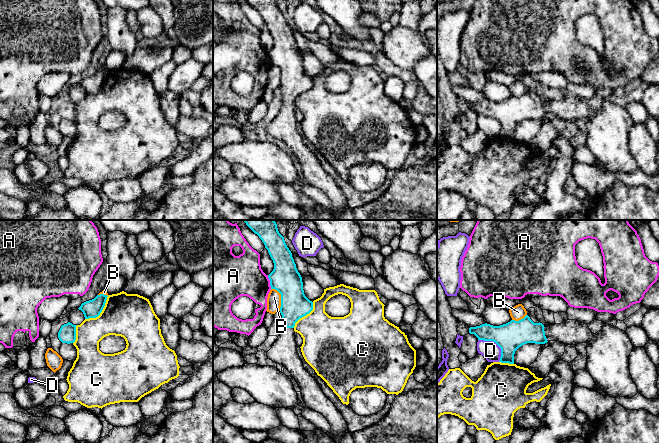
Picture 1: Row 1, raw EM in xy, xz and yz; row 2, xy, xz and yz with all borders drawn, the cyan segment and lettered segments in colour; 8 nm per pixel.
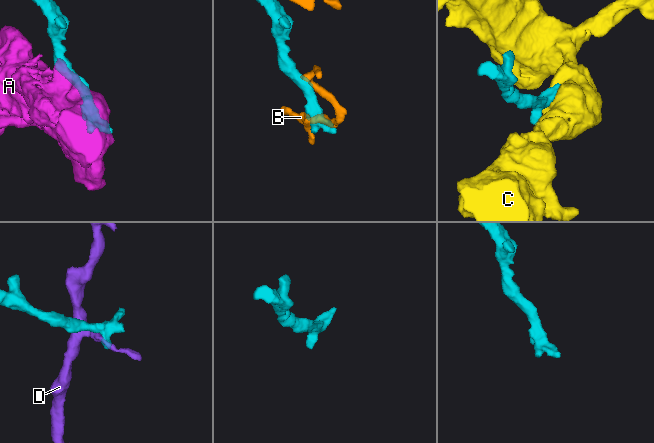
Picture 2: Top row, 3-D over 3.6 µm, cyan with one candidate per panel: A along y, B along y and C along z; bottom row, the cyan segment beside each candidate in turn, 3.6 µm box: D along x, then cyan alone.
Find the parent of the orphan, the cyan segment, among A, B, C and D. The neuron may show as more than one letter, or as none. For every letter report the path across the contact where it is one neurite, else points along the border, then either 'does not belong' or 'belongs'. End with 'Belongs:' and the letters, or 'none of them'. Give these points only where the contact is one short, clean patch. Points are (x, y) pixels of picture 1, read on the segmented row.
A: border along xz (267, 275), (271, 288); does not belong
B: does not belong
C: does not belong
D: border along yz (478, 339), (493, 341), (500, 348), (500, 360); does not belong
Belongs: none of them

